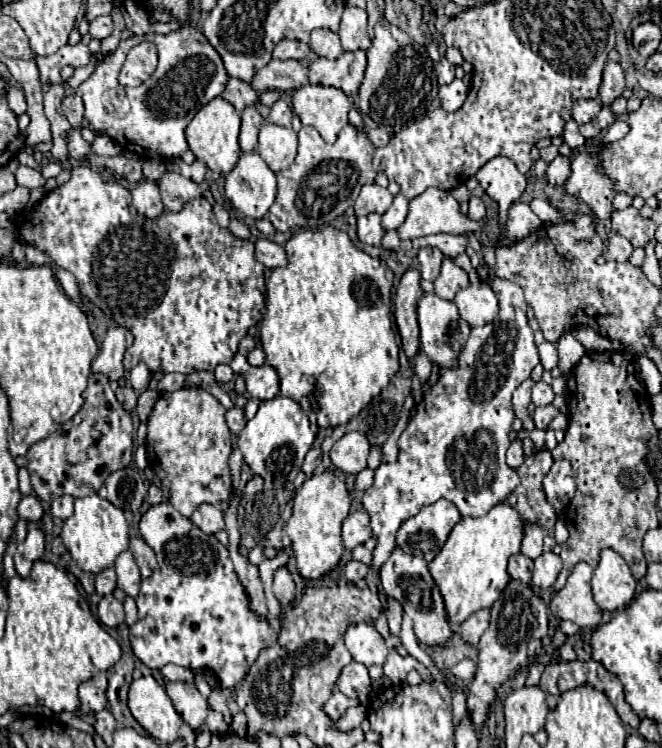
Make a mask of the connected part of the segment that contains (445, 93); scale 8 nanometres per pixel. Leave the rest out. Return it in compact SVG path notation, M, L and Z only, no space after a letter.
M454 79L450 85L444 85L438 91L438 97L442 101L442 109L446 109L450 113L458 111L462 107L462 103L466 101L466 95L468 95L468 87L460 79Z

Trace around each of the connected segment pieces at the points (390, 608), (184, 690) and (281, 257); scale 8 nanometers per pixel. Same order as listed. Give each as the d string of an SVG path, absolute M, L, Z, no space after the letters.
M386 597L384 611L386 611L386 617L388 617L390 633L400 633L400 625L402 625L402 605L396 599Z
M168 683L166 693L184 723L188 723L192 729L198 729L206 721L208 703L192 683Z
M258 239L256 241L256 259L264 263L268 269L284 267L286 261L286 251L282 245L270 241L270 239Z

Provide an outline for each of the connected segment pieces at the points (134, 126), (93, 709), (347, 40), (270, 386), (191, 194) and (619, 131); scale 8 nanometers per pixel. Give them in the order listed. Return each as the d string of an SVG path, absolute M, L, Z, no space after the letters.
M182 25L178 31L168 35L142 37L156 45L158 67L148 81L140 87L120 87L118 73L124 65L126 53L138 45L138 37L124 39L118 49L106 55L94 69L94 73L76 89L84 99L84 117L94 133L106 133L122 149L136 153L140 159L156 157L160 161L180 157L184 163L192 163L196 157L190 151L184 129L194 115L214 97L222 95L228 75L216 49L196 27Z
M92 679L84 681L80 685L78 697L80 697L80 713L82 715L90 715L90 713L98 713L98 711L106 709L106 695L94 687Z
M346 7L342 15L342 23L338 29L338 37L342 41L344 51L370 49L370 39L366 33L366 11L358 7Z
M236 355L230 363L230 367L234 369L234 373L240 373L246 381L246 389L252 397L264 401L264 399L274 399L280 393L280 383L278 383L278 375L276 369L270 365L260 365L260 367L252 367L244 355Z
M166 173L158 185L162 193L162 203L168 211L180 211L184 203L202 197L200 185L192 179L184 179L178 173Z
M616 119L614 125L608 127L606 133L602 133L602 139L600 139L600 141L604 141L604 143L612 143L612 141L622 139L626 133L628 133L628 125L626 125L626 121L624 121L624 119Z

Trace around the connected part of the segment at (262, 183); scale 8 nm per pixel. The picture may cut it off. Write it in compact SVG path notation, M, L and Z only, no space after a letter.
M248 151L242 153L236 167L226 175L226 185L224 185L224 195L226 199L232 203L232 207L242 213L248 219L262 219L270 205L276 199L276 175L272 173L272 169L260 159L260 155L256 151Z

